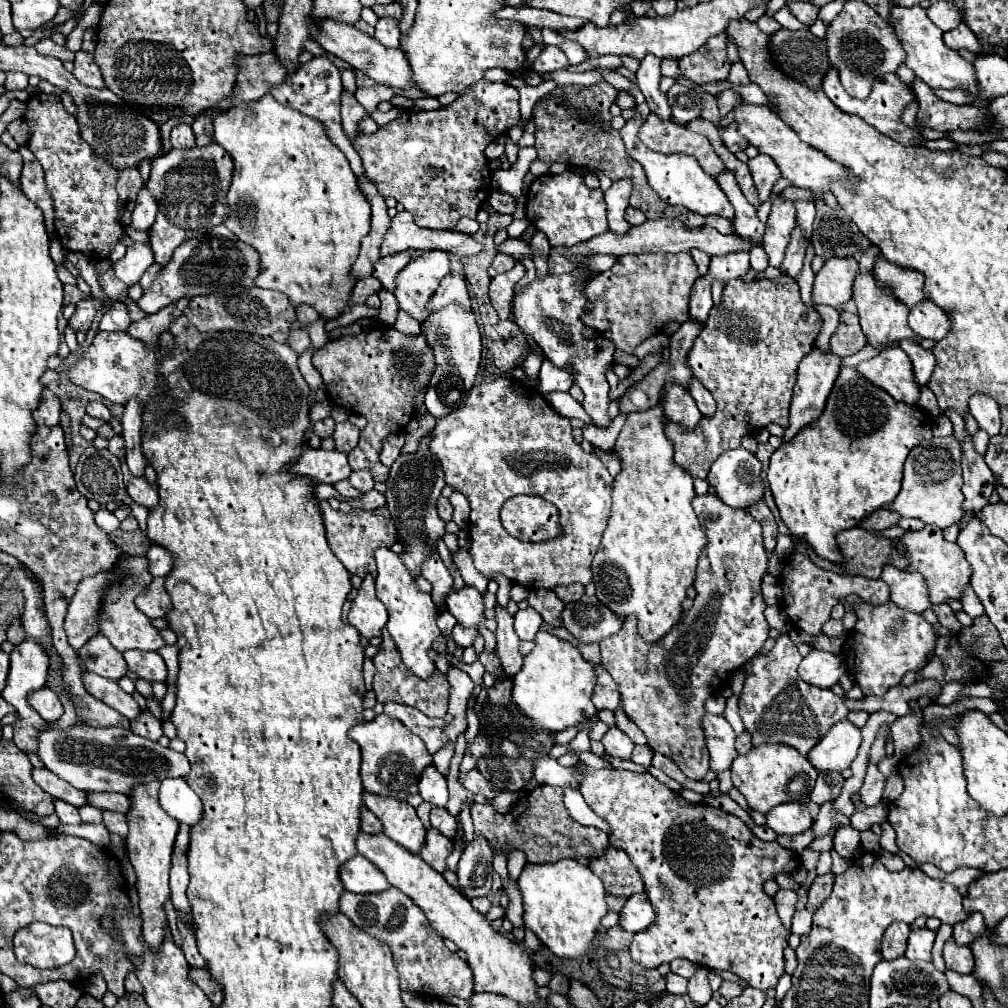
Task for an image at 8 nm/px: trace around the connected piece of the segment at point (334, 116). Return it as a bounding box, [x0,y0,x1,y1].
[269,55,363,175]

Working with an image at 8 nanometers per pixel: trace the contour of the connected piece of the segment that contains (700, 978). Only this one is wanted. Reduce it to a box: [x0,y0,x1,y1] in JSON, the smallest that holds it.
[687,967,711,1007]

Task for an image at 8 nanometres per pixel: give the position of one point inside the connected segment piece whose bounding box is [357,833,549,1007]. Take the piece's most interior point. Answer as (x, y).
(499, 965)

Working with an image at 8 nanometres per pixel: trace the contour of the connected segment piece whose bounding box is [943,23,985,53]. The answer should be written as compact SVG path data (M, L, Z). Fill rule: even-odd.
M959 25L947 33L943 33L943 41L949 49L967 49L967 51L973 51L973 53L985 53L983 45L977 41L977 37L971 33L971 29L967 29L967 25Z

